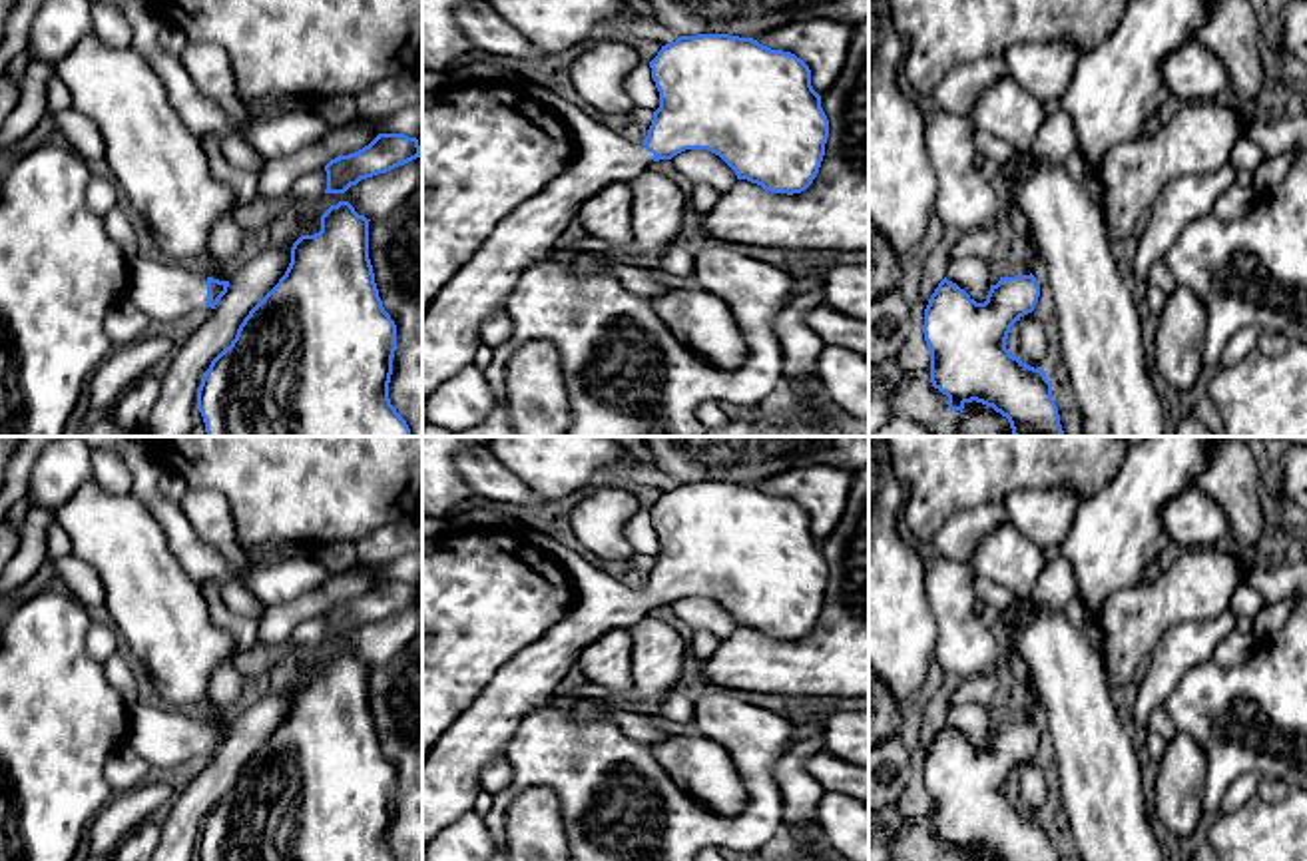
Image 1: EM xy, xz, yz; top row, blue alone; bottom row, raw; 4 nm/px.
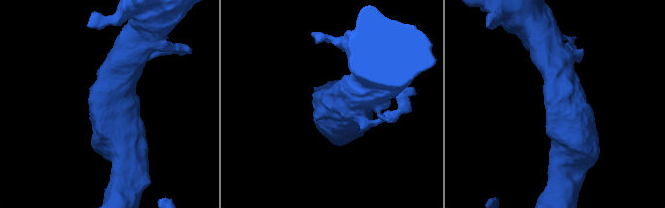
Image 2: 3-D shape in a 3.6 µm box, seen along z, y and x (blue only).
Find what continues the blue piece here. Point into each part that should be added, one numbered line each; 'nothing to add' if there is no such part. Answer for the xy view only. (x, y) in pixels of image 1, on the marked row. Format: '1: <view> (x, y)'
1: xy (164, 289)

